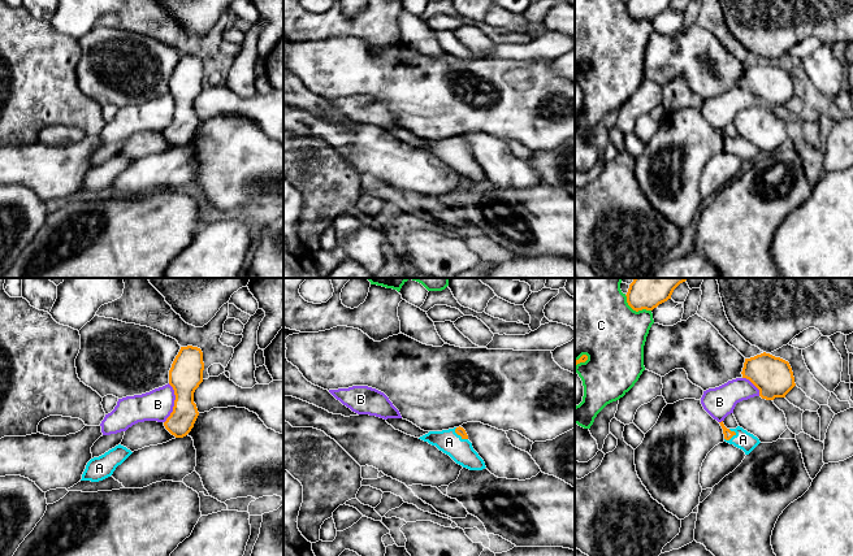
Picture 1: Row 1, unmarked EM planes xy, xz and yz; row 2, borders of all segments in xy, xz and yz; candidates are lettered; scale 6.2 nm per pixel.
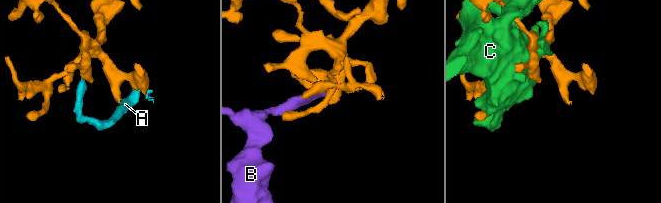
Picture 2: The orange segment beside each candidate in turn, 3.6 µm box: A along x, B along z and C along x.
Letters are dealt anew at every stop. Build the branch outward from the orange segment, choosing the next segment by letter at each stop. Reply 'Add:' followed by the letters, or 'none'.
Add: A

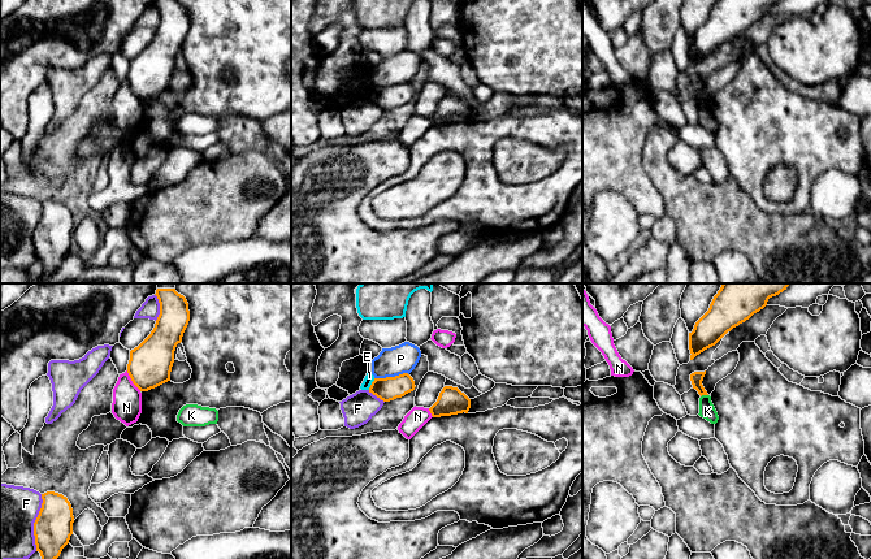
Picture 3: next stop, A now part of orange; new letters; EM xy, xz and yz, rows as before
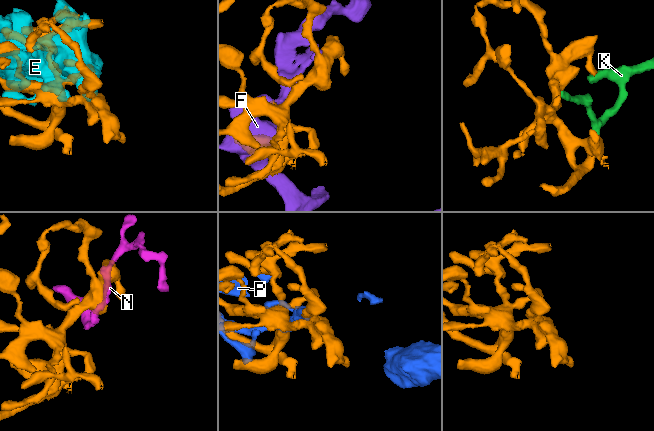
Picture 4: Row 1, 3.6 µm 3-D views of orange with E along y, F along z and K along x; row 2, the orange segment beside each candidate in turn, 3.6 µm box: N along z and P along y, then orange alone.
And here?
Add: none

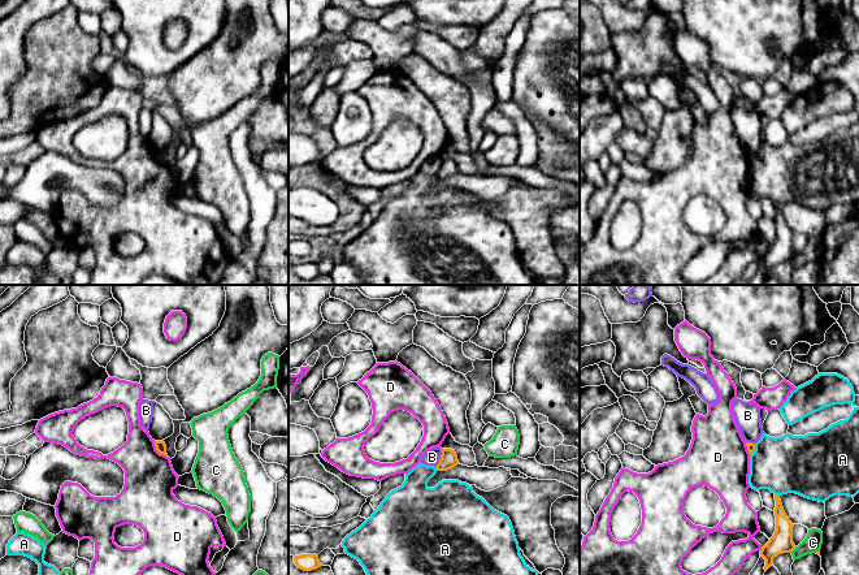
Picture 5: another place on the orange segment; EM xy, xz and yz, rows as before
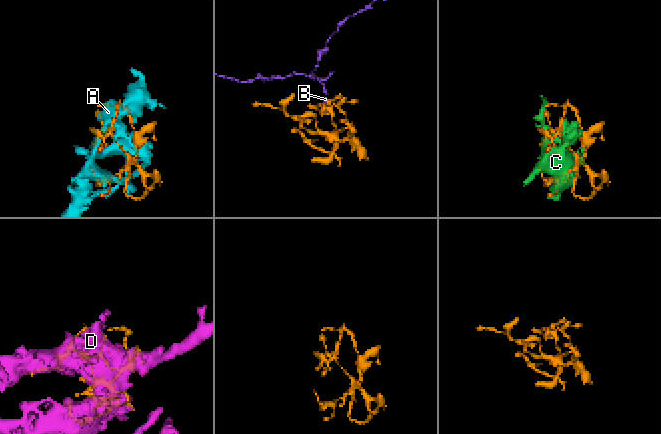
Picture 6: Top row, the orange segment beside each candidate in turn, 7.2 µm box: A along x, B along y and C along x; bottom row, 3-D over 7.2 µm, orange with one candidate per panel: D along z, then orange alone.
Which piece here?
Add: none

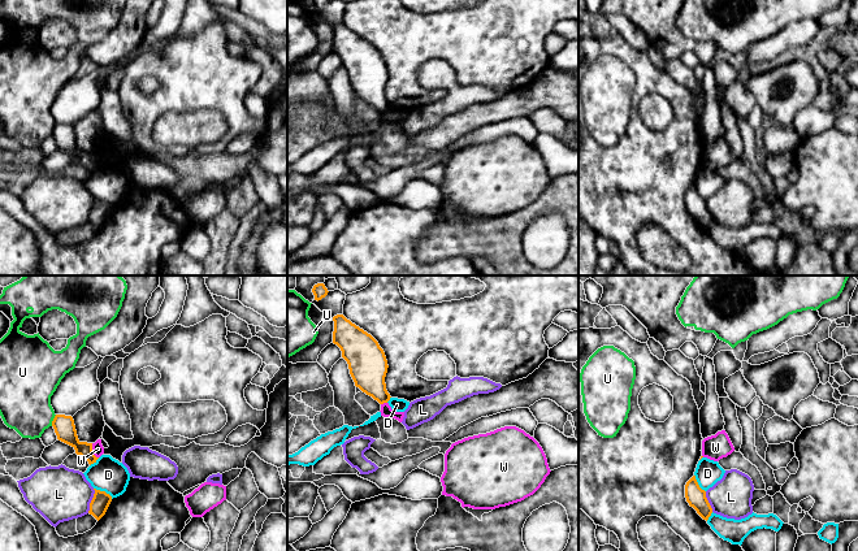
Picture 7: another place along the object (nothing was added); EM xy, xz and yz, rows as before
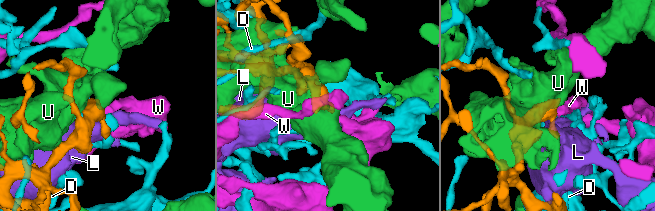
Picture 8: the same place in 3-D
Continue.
Add: none

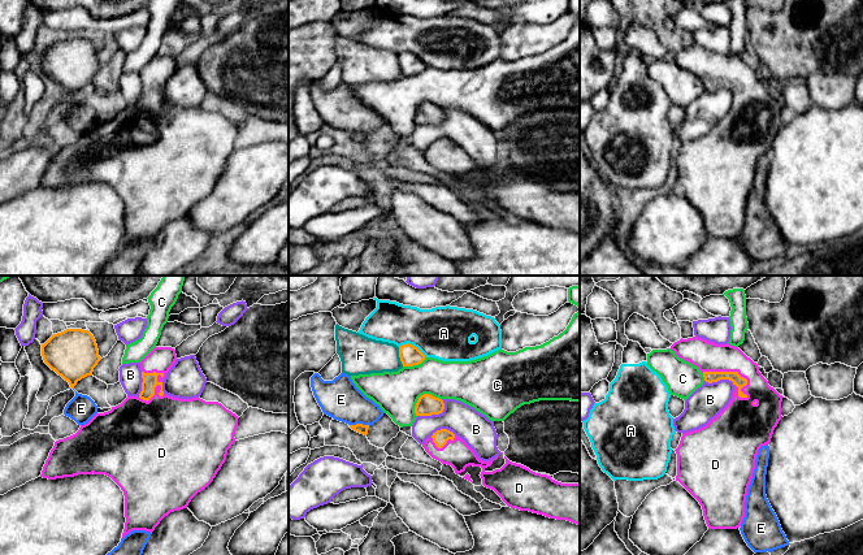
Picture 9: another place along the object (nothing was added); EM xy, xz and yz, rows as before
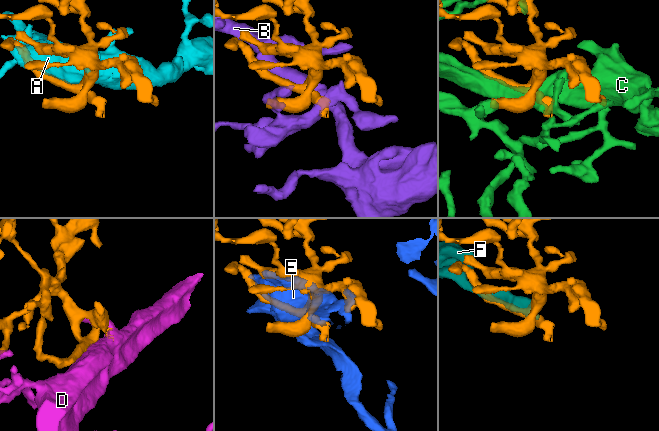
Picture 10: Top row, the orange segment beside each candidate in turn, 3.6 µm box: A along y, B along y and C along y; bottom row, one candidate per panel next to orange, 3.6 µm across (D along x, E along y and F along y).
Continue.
Add: D

